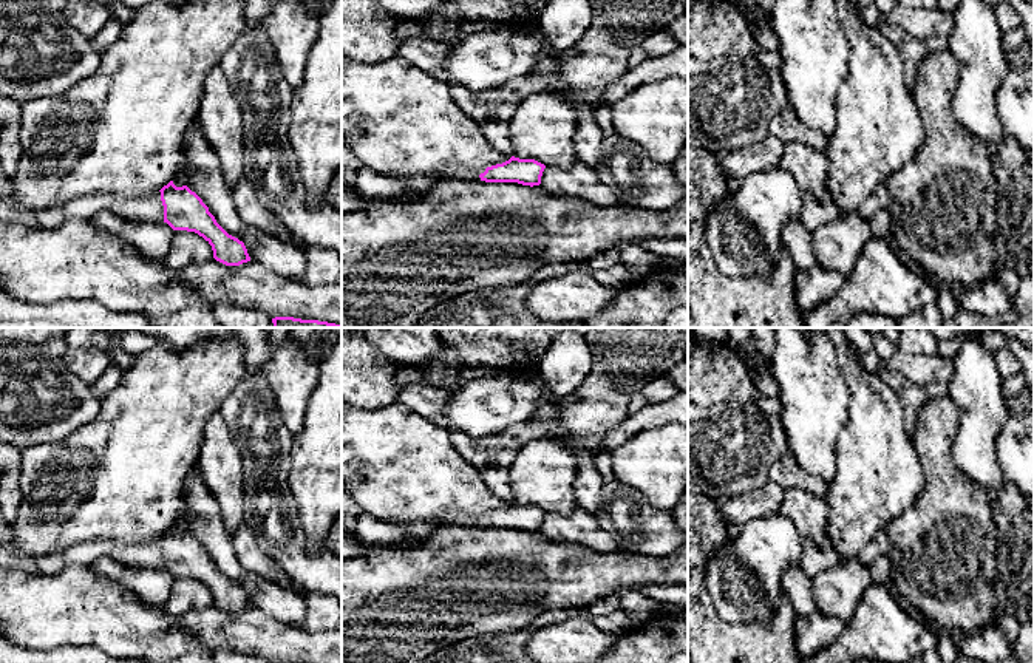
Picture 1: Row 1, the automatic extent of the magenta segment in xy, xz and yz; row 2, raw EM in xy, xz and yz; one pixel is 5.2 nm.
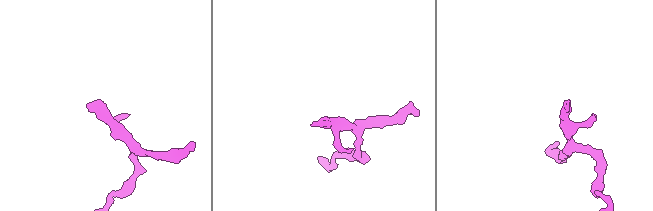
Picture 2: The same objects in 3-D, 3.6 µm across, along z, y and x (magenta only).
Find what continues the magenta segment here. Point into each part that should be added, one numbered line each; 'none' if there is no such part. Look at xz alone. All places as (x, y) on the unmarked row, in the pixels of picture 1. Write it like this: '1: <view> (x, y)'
1: xz (458, 518)

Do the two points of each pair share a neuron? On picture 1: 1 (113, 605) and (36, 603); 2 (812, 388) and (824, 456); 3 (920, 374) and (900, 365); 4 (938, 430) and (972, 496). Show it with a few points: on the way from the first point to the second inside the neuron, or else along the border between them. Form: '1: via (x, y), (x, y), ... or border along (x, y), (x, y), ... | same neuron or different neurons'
1: via (95, 605), (54, 605) | same neuron
2: via (813, 405), (813, 439) | same neuron
3: via (915, 370), (904, 365) | same neuron
4: via (938, 447), (938, 464), (955, 481) | same neuron

